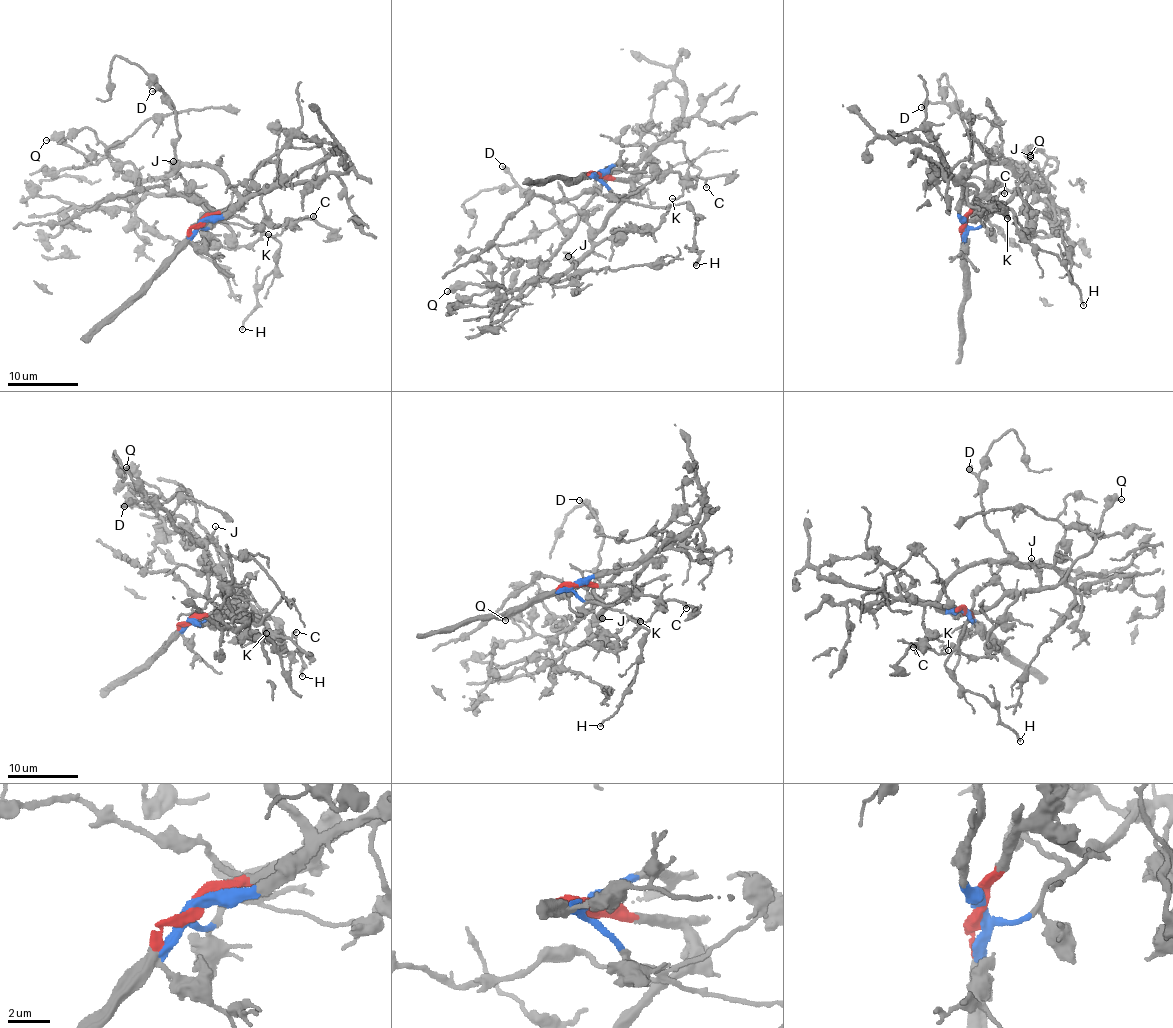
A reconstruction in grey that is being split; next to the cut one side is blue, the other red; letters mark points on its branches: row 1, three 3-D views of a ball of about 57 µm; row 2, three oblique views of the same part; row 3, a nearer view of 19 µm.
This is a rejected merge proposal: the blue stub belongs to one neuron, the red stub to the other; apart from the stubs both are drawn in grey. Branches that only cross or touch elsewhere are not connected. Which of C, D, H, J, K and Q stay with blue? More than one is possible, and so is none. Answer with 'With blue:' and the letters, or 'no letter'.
With blue: D, H

